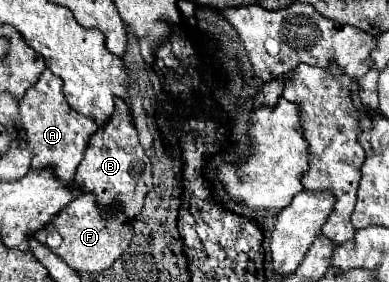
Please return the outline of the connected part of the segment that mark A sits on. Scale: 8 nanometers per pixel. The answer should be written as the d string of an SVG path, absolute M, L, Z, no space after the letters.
M50 68L42 72L40 80L30 86L26 96L20 100L20 120L26 130L26 140L34 152L32 168L52 166L60 180L70 182L84 156L90 136L98 130L98 124L94 118L78 114L70 108L70 104L66 104L66 98L62 96L62 80L58 80Z

